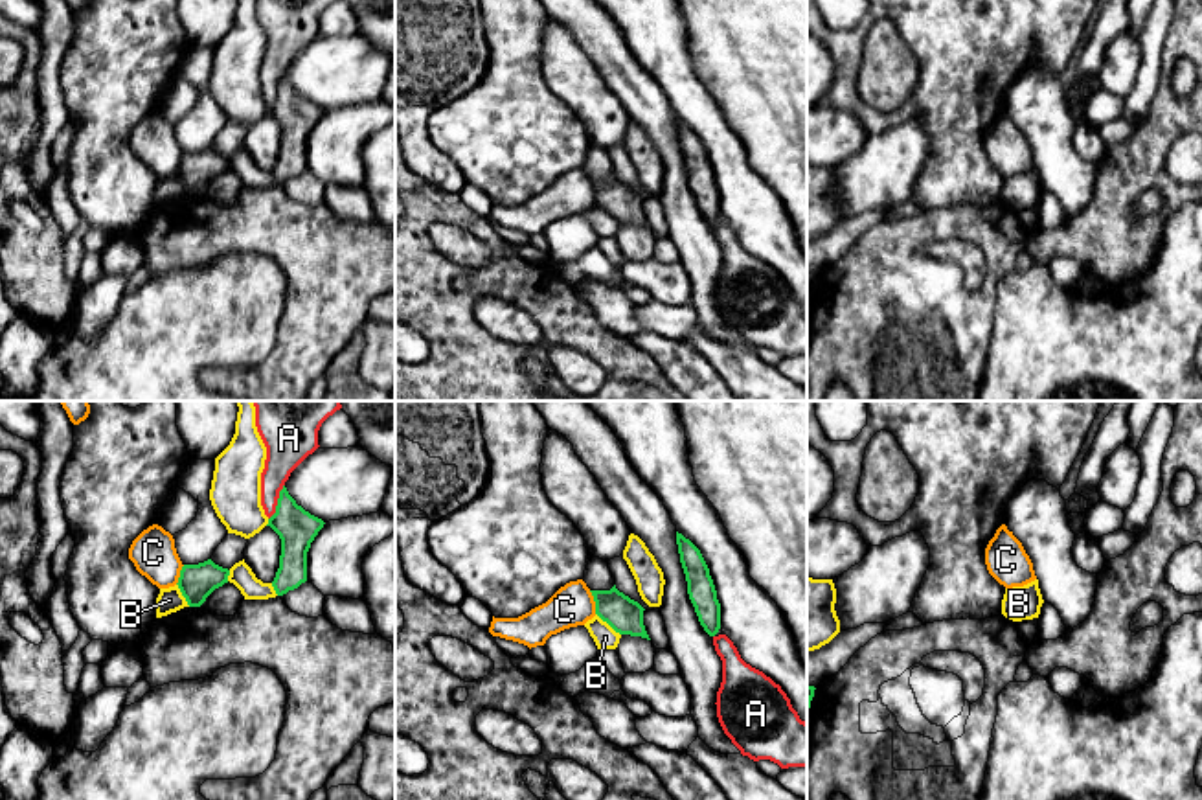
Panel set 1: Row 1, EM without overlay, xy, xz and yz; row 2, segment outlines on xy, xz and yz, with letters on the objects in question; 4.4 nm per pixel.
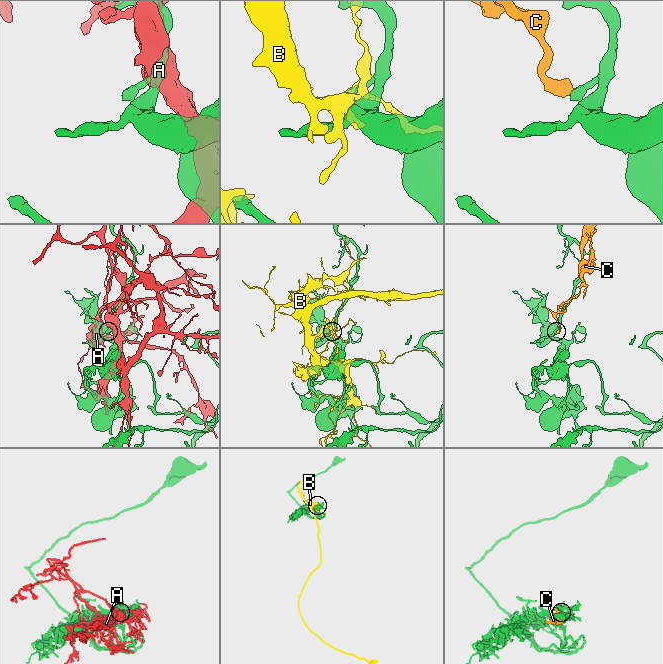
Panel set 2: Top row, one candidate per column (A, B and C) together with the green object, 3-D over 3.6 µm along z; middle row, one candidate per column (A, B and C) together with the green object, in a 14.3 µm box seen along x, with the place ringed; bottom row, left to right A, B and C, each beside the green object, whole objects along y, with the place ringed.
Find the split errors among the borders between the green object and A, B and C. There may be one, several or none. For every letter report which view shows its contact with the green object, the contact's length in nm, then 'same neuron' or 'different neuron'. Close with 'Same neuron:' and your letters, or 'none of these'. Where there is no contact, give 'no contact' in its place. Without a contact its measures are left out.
A: xy | 170 nm | different neuron
B: xz | 150 nm | different neuron
C: xz | 110 nm | different neuron
Same neuron: none of these

